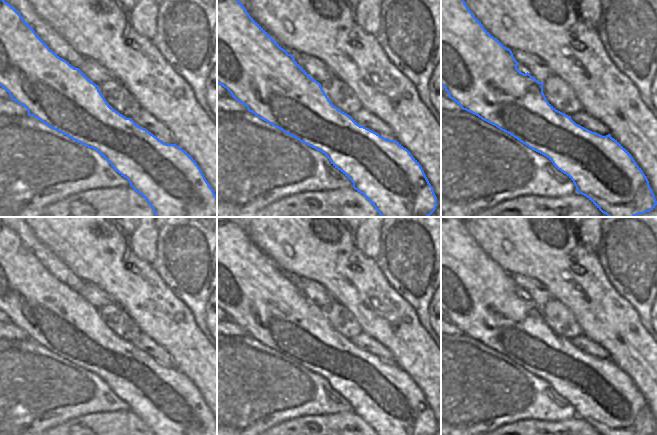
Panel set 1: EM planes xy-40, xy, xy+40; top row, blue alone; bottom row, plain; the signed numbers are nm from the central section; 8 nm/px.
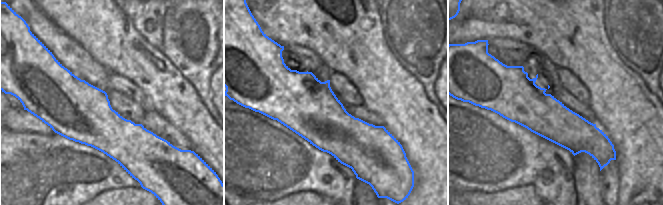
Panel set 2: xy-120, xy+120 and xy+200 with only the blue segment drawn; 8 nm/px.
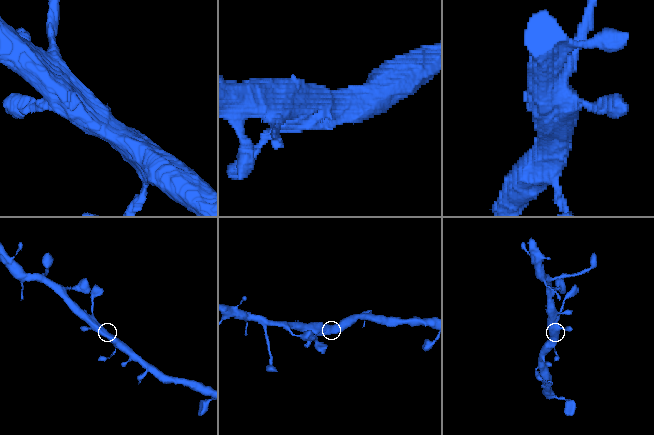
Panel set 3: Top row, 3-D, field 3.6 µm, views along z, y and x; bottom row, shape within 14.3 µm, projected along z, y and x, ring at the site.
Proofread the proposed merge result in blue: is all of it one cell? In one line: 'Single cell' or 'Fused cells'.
Single cell

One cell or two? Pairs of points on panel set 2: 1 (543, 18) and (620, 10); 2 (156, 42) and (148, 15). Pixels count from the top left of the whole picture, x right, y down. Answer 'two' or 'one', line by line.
1: two
2: one

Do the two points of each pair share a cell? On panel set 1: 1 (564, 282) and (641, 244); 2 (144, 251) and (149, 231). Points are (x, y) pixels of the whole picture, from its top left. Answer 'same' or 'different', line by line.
1: different
2: same

